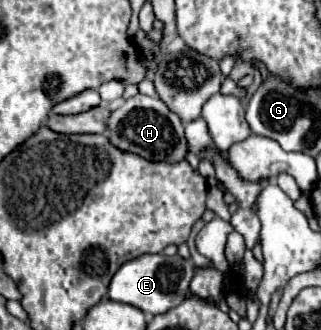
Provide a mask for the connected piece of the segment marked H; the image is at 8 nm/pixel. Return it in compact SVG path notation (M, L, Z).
M142 93L126 99L126 103L110 115L108 137L118 149L138 153L140 157L154 161L182 161L188 153L184 125L178 115L172 113L164 101Z

